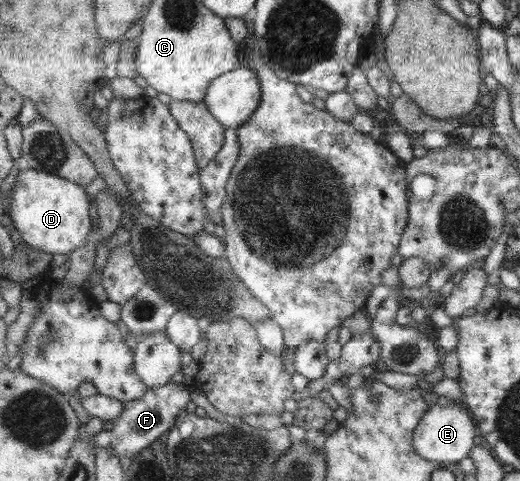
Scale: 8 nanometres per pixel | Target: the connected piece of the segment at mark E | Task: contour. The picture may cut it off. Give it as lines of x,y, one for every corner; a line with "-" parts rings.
434,403
420,417
411,435
414,451
426,461
440,463
457,463
467,457
470,448
477,442
478,431
466,405
452,403
449,407
440,407

